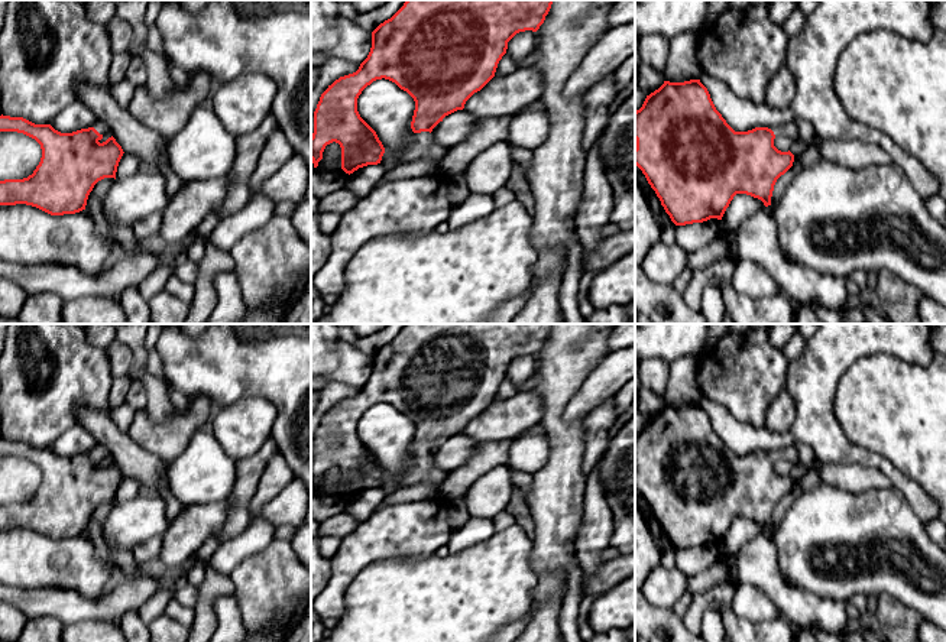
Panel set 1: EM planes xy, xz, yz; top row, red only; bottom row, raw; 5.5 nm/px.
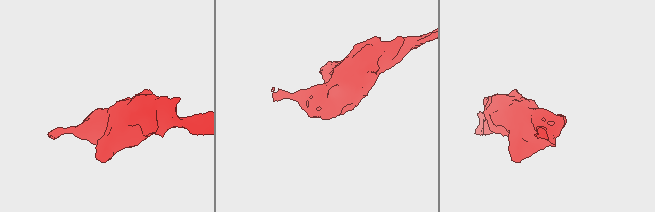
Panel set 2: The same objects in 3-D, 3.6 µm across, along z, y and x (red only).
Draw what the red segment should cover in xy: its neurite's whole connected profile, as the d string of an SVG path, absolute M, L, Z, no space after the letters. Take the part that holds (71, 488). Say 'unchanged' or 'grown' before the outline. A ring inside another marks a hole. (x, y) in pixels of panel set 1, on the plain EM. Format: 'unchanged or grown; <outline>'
grown; M0 440L0 455L17 455L35 463L42 482L32 499L23 503L0 505L0 529L26 528L51 539L75 538L85 534L94 509L104 502L114 502L123 480L108 451L97 445L93 451L61 457L51 448L35 448L23 441Z

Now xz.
grown; M406 324L372 356L370 376L359 393L340 401L321 418L311 460L314 492L333 466L341 471L341 493L349 499L380 487L385 471L360 441L357 422L367 409L382 402L395 406L415 425L411 445L415 461L402 477L404 484L434 483L440 487L448 473L434 464L432 453L446 440L463 434L466 425L495 401L508 366L519 356L537 356L551 328L553 324Z

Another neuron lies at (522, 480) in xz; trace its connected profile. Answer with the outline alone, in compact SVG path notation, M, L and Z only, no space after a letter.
M509 470L509 471L511 471L511 479L512 479L514 487L519 489L524 500L528 503L529 493L532 490L532 474L524 473L524 471L516 471L516 470Z

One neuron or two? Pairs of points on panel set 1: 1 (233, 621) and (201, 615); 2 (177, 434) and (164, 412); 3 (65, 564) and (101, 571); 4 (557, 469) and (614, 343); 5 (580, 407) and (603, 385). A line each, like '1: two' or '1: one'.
1: two
2: two
3: one
4: two
5: one

